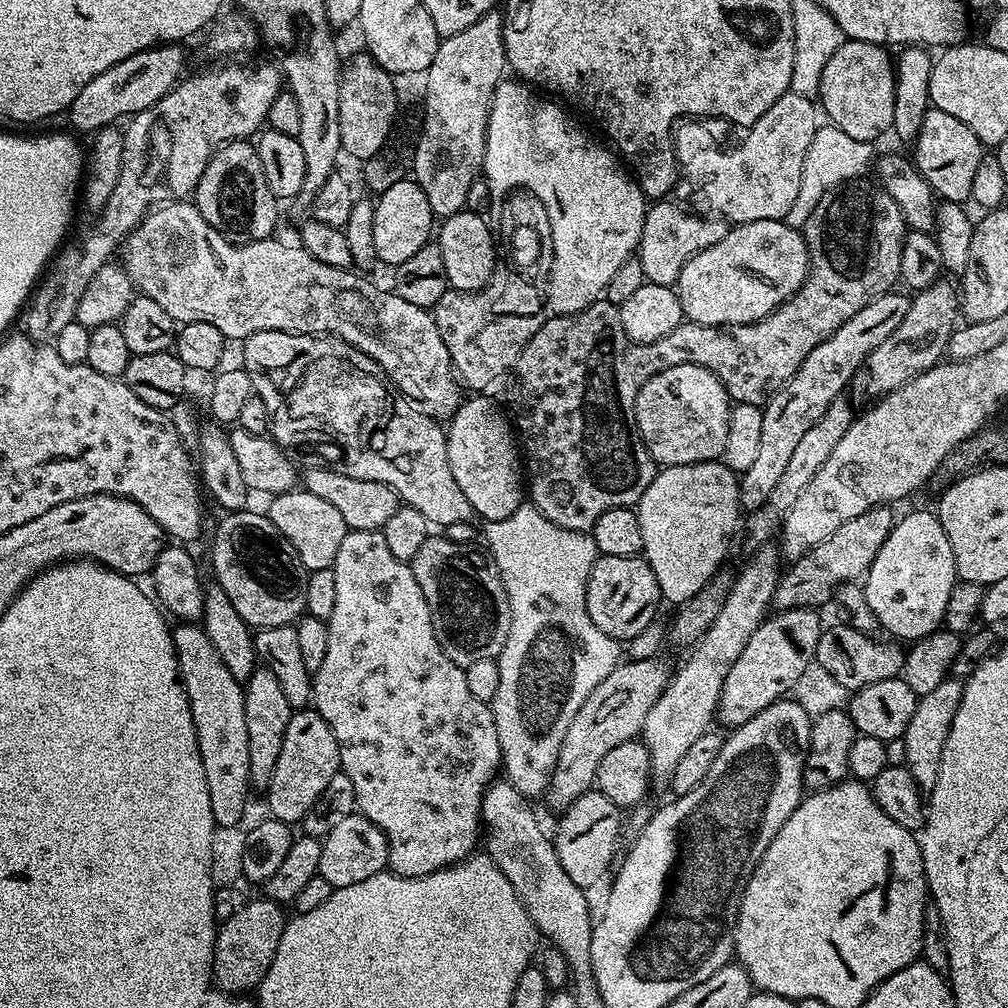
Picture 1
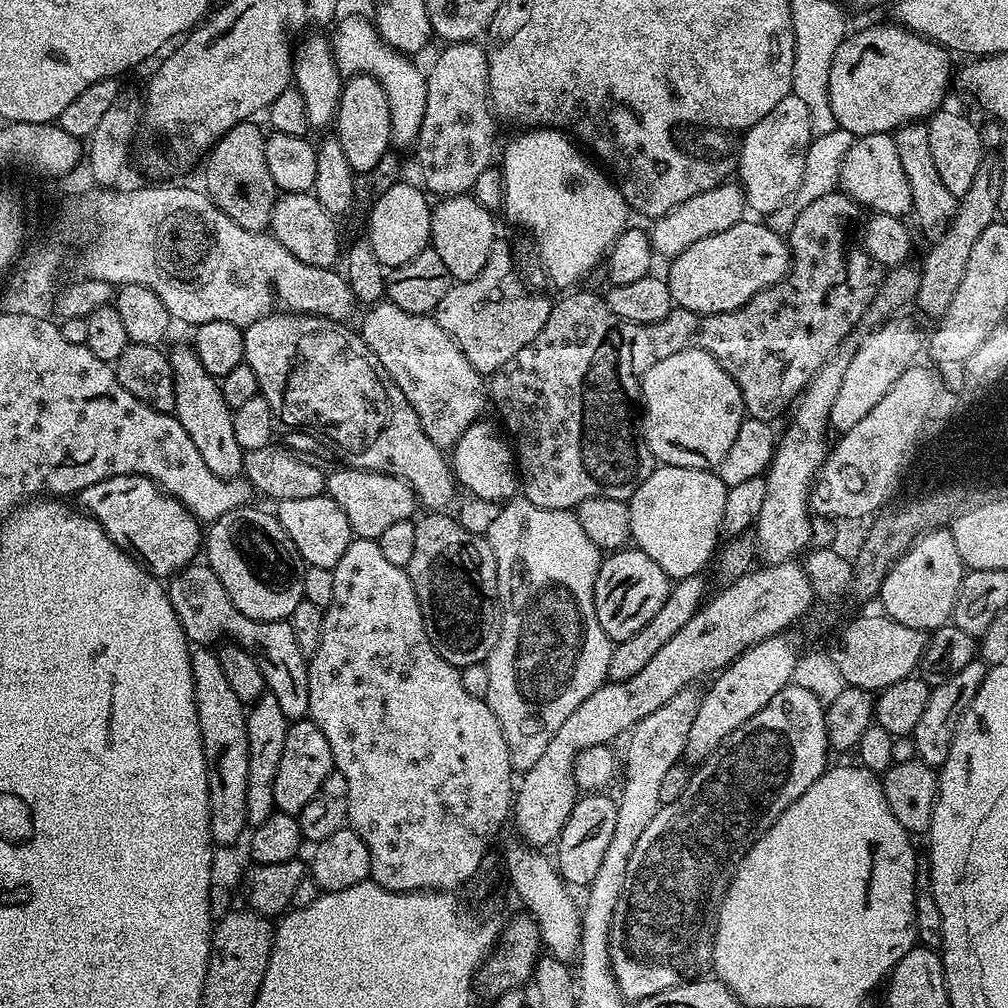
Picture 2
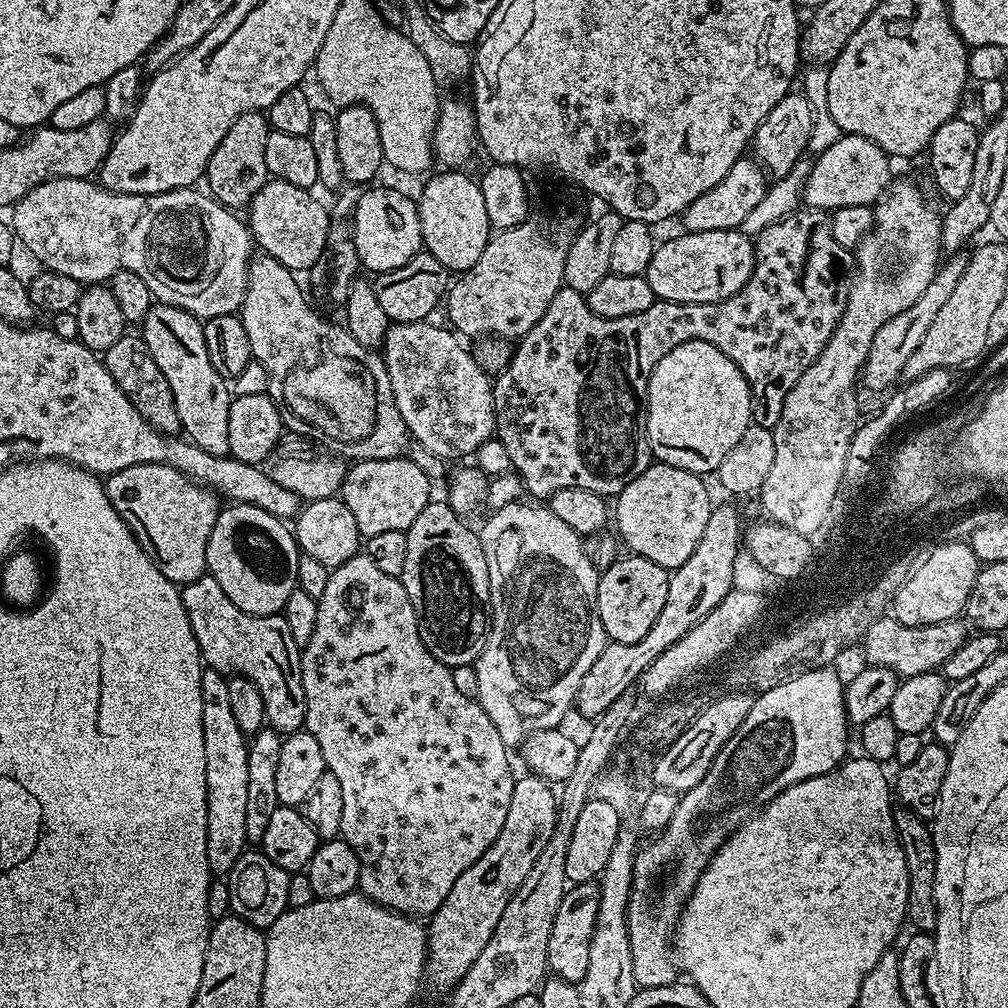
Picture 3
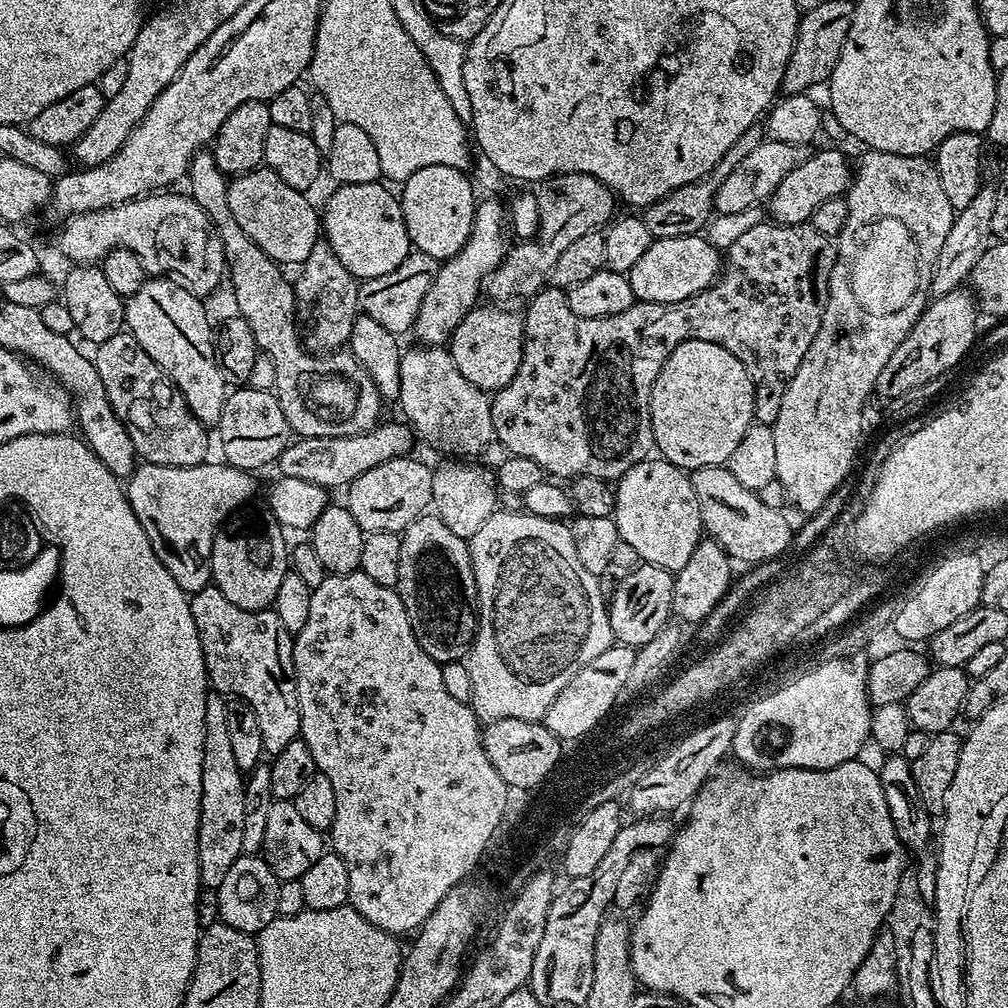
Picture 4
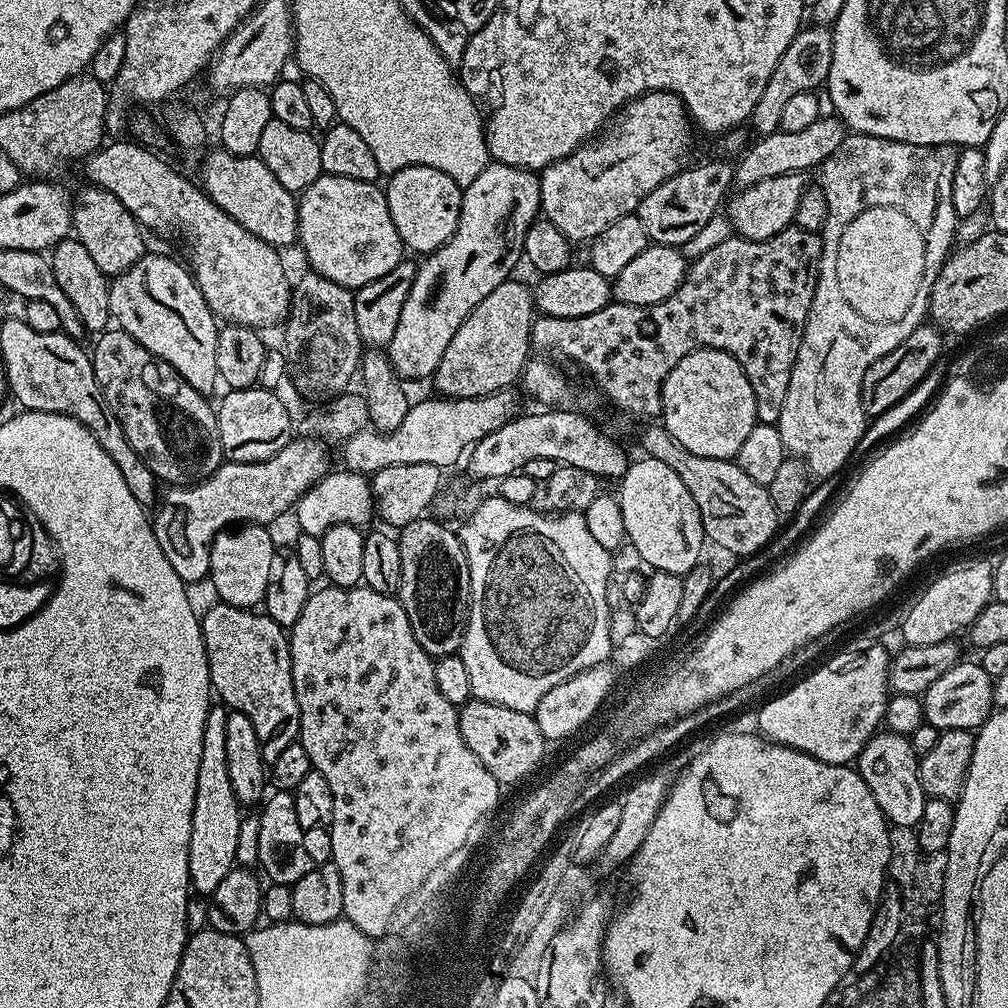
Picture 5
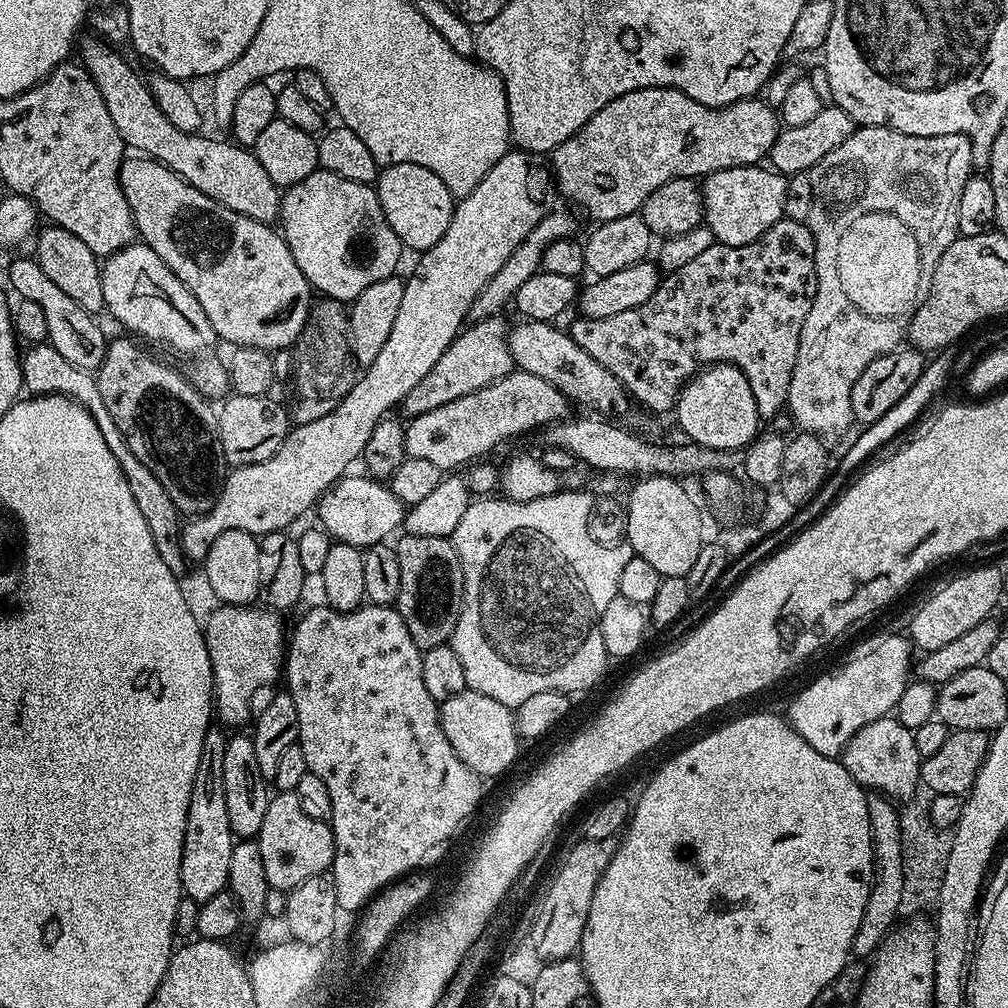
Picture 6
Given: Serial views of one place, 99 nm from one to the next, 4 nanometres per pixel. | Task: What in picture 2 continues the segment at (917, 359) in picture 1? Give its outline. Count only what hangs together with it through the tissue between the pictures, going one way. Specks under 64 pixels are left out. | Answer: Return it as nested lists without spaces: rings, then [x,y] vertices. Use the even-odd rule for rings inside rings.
[[[985,155],[984,161],[978,166],[978,174],[974,174],[974,182],[970,182],[970,190],[959,197],[956,213],[950,226],[935,241],[936,244],[924,256],[924,265],[919,265],[920,285],[916,291],[915,307],[920,307],[928,316],[943,317],[944,311],[950,306],[950,298],[954,298],[954,290],[962,283],[962,274],[966,274],[966,262],[970,262],[970,250],[974,250],[974,242],[997,219],[1000,210],[1000,195],[1002,194],[1002,165],[995,155]]]

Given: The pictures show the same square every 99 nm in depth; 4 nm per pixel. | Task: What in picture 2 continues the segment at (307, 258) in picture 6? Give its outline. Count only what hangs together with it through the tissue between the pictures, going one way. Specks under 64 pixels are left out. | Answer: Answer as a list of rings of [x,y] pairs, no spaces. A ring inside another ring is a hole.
[[[398,182],[390,186],[390,190],[386,190],[386,194],[382,194],[382,198],[378,198],[378,202],[367,213],[366,238],[370,246],[374,246],[374,254],[378,254],[378,262],[382,262],[388,270],[410,262],[421,251],[429,247],[432,238],[433,205],[428,204],[429,197],[425,189],[404,183]]]

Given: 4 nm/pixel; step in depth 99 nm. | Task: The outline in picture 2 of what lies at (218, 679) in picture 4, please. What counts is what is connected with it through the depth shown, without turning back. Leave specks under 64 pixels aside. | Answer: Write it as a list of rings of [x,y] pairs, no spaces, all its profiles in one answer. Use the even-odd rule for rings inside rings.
[[[193,562],[167,581],[168,600],[172,603],[174,614],[182,626],[184,635],[196,646],[212,646],[225,637],[231,643],[242,646],[258,662],[262,670],[267,691],[278,698],[282,714],[291,722],[307,717],[310,706],[310,686],[308,685],[308,660],[298,650],[294,630],[287,620],[255,620],[246,618],[230,602],[218,574],[207,562]],[[224,632],[228,636],[224,636]],[[224,636],[224,637],[223,637]],[[216,640],[216,641],[215,641]]]

